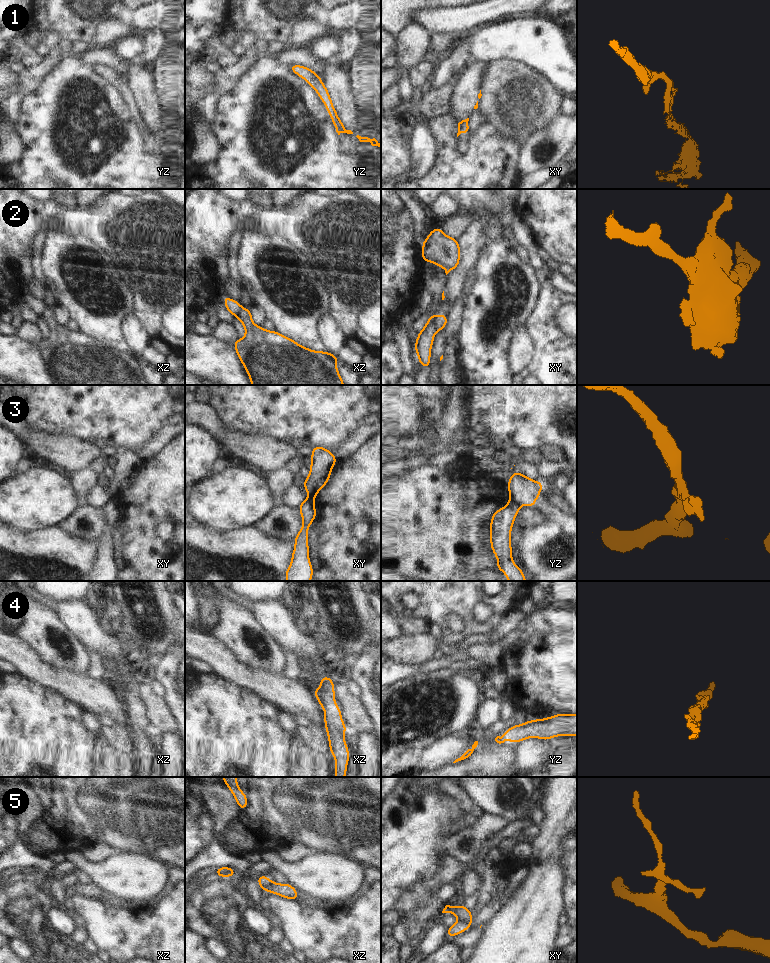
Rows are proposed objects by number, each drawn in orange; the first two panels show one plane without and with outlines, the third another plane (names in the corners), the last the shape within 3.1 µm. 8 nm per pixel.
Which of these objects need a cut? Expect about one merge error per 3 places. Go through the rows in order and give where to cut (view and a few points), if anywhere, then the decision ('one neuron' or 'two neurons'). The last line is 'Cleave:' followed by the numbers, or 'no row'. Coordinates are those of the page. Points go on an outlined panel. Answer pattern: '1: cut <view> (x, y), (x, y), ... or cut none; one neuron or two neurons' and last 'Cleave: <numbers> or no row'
1: cut yz (338, 118), (341, 122); two neurons
2: cut xy (436, 315), (435, 322), (438, 330); two neurons
3: cut yz (510, 496), (521, 503); two neurons
4: cut none; one neuron
5: cut xz (270, 880), (266, 891); two neurons
Cleave: 1, 2, 3, 5

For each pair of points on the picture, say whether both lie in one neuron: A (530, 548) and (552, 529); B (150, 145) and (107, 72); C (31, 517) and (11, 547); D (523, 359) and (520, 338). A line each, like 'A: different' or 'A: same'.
A: same
B: same
C: different
D: same

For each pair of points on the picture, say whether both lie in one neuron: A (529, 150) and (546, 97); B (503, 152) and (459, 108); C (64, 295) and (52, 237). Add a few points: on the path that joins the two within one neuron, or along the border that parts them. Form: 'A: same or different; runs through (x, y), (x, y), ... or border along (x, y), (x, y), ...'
A: different; border along (556, 116), (546, 124), (536, 128), (520, 145)
B: different; border along (449, 112), (458, 122)
C: same; runs through (63, 281), (58, 268), (58, 251)

